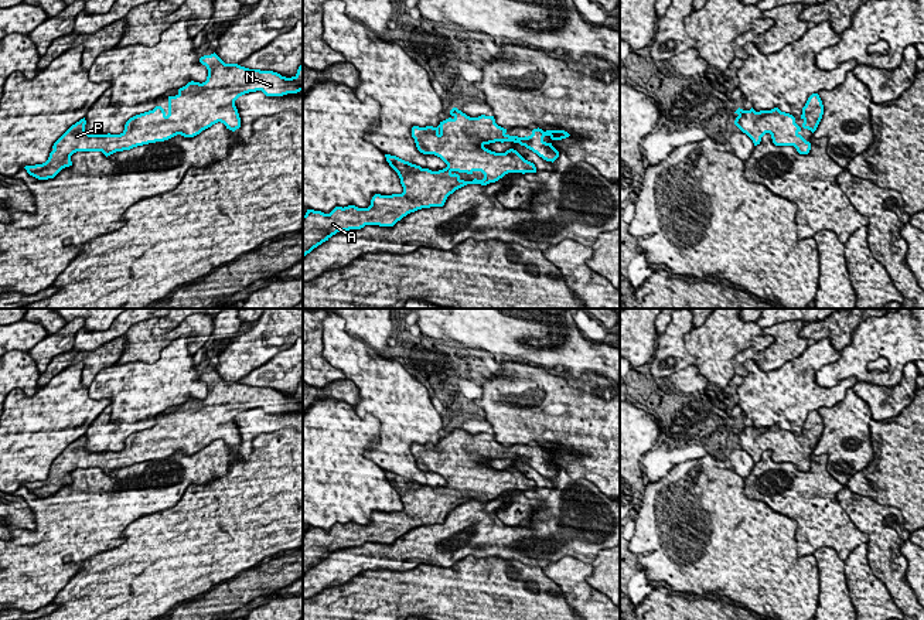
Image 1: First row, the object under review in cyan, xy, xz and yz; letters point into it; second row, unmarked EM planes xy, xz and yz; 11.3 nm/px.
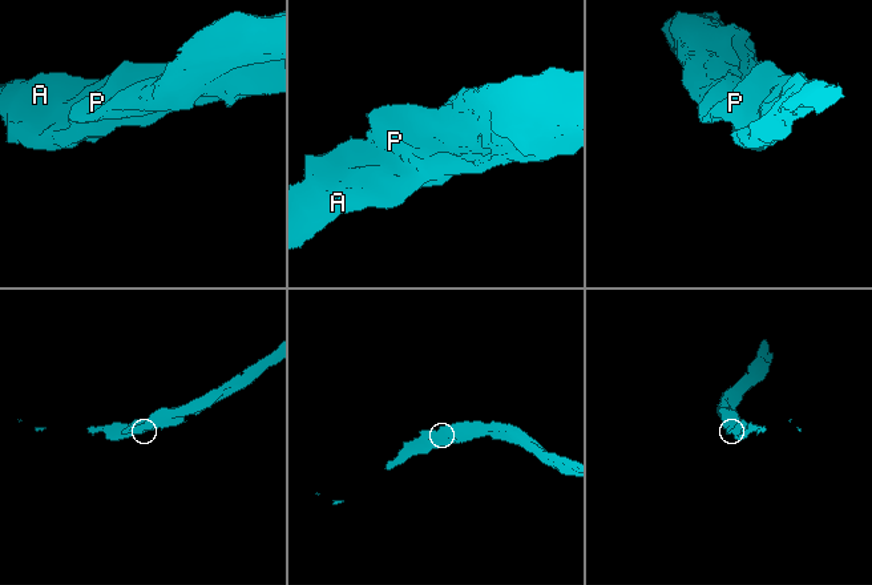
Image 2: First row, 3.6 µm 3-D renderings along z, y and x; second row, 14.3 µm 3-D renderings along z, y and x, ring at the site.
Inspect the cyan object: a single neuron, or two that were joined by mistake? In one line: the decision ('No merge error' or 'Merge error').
No merge error

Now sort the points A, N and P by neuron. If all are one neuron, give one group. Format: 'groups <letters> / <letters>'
groups A N P

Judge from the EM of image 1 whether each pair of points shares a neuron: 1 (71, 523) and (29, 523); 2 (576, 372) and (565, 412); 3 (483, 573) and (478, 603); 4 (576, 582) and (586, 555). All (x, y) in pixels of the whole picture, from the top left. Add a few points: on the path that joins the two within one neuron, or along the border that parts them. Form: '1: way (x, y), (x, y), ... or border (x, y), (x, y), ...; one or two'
1: border (20, 496), (33, 513), (34, 531); two
2: border (559, 374), (563, 374), (572, 382); two
3: way (483, 581), (481, 596); one
4: border (590, 562), (563, 557), (551, 564); two

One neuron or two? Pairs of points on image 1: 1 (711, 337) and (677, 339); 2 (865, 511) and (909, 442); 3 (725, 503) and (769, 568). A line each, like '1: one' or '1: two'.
1: two
2: two
3: one

